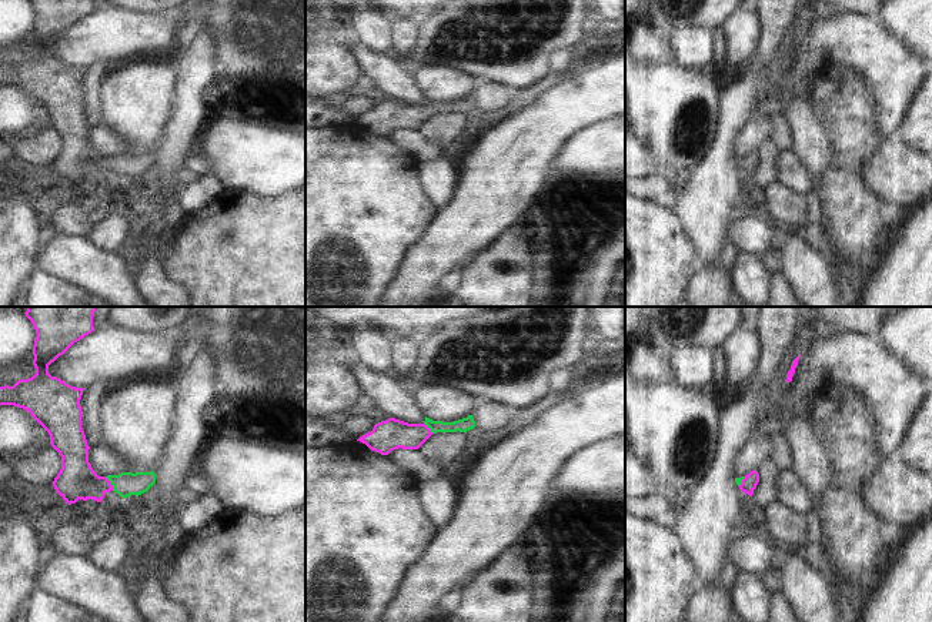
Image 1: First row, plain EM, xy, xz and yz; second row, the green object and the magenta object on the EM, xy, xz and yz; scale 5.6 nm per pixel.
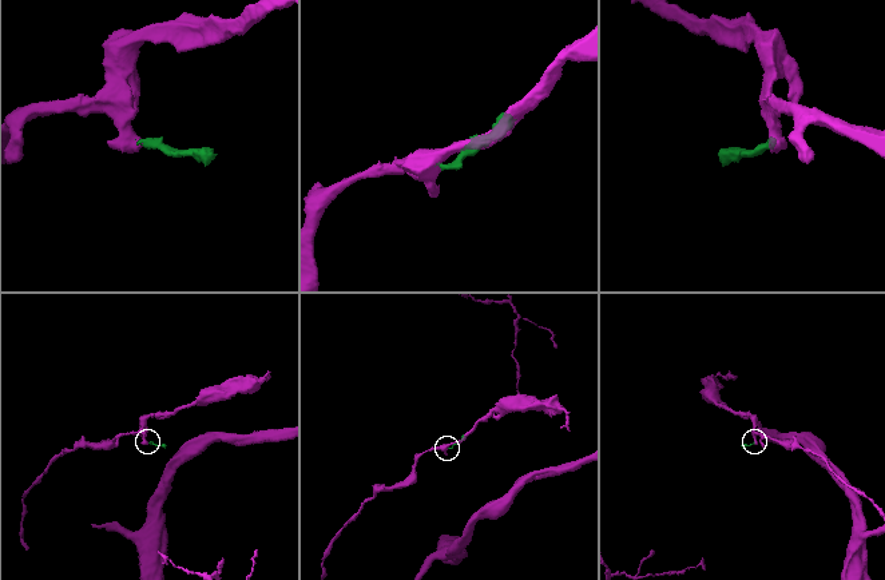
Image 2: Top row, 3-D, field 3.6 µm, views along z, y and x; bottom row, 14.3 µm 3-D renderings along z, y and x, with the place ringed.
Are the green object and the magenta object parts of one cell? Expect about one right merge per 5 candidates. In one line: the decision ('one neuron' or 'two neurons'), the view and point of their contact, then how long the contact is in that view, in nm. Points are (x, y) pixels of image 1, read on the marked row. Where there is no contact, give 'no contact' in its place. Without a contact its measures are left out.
one neuron; meets green in xy at (112, 484); contact 90 nm long

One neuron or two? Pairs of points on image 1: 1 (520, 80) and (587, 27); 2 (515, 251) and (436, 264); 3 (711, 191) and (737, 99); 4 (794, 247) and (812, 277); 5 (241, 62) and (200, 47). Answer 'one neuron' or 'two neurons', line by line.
1: one neuron
2: two neurons
3: one neuron
4: one neuron
5: two neurons

